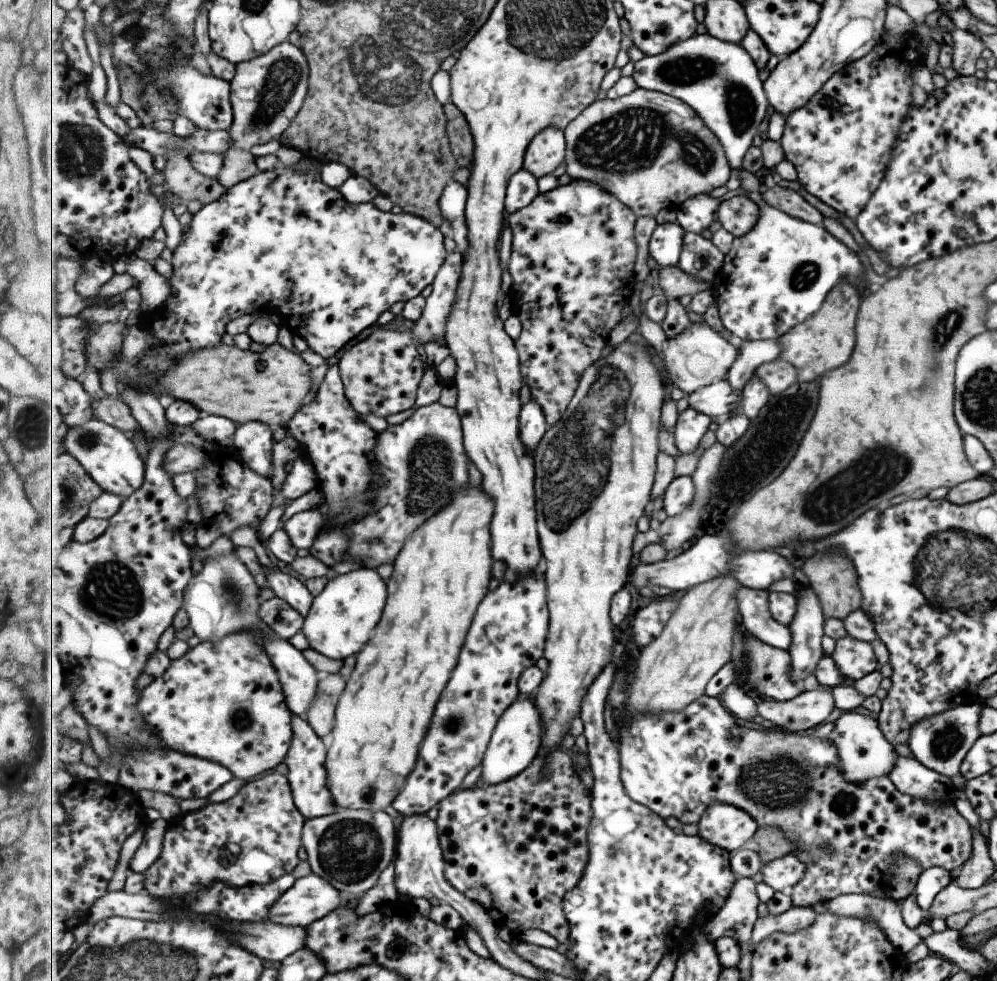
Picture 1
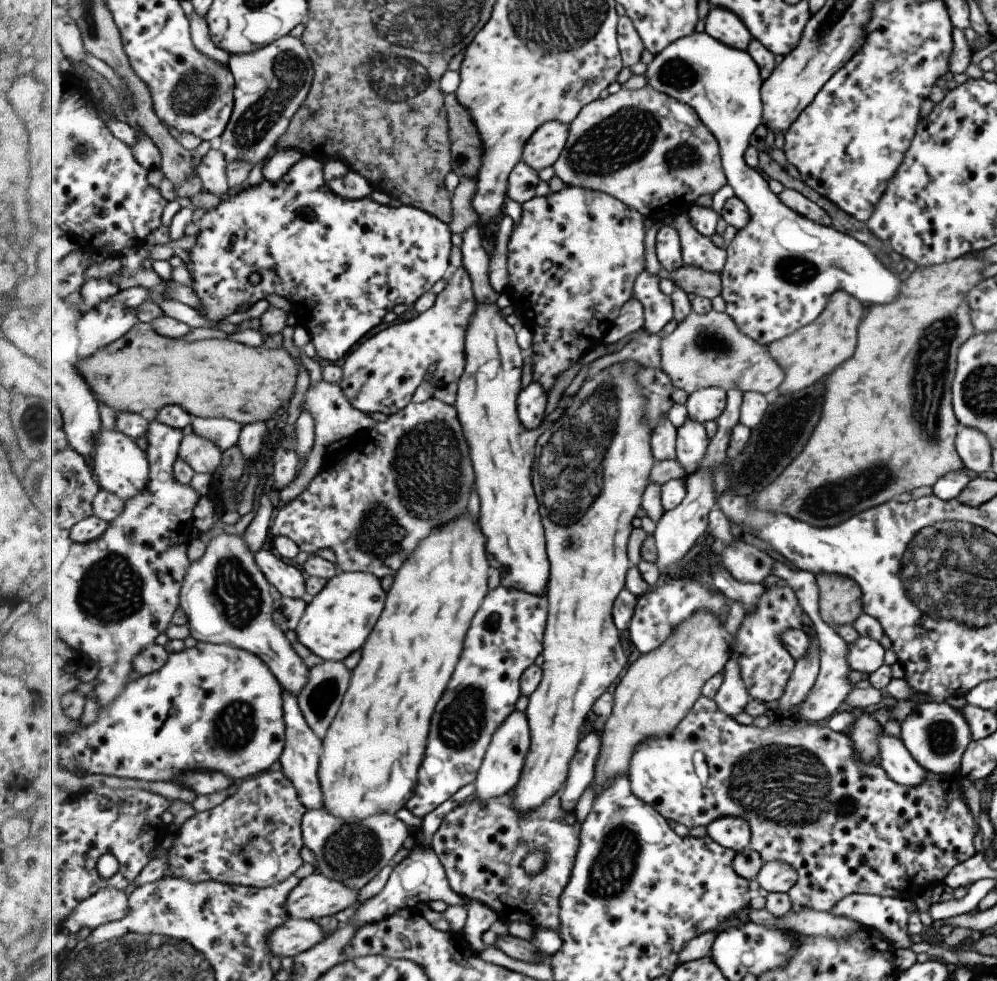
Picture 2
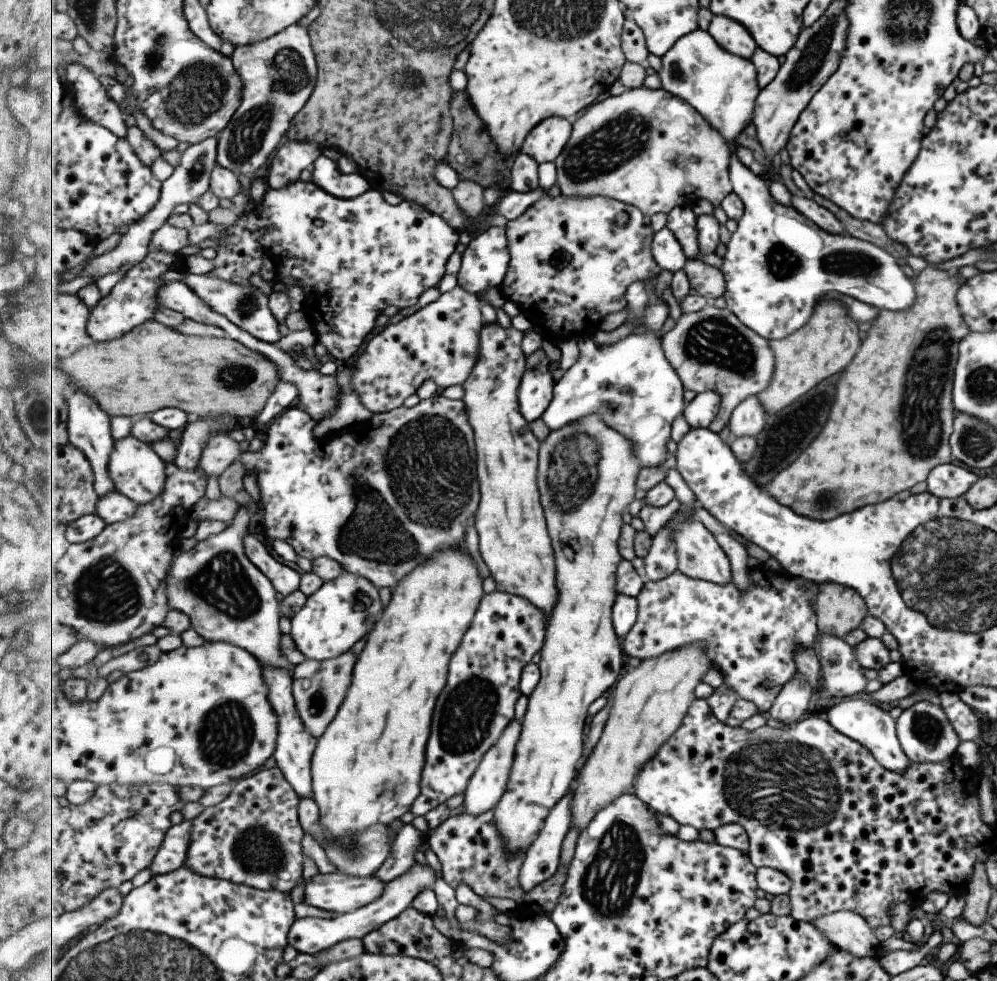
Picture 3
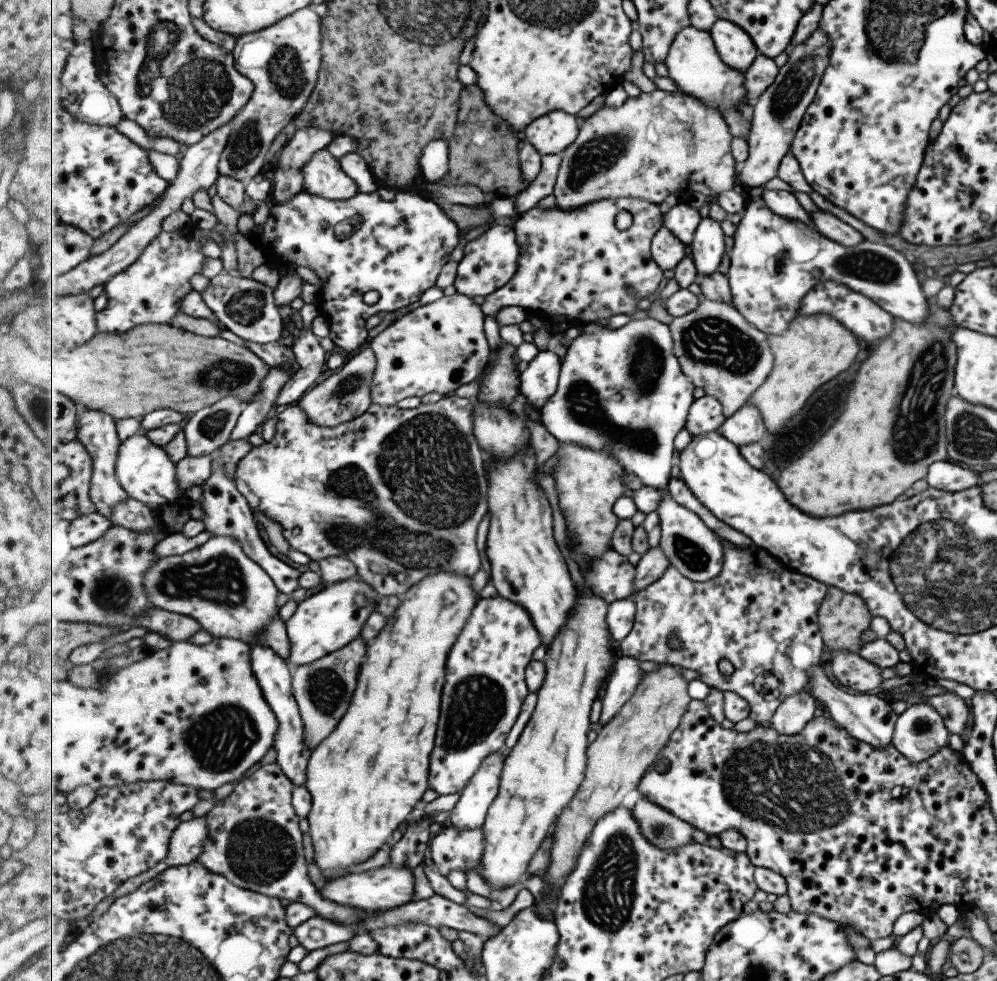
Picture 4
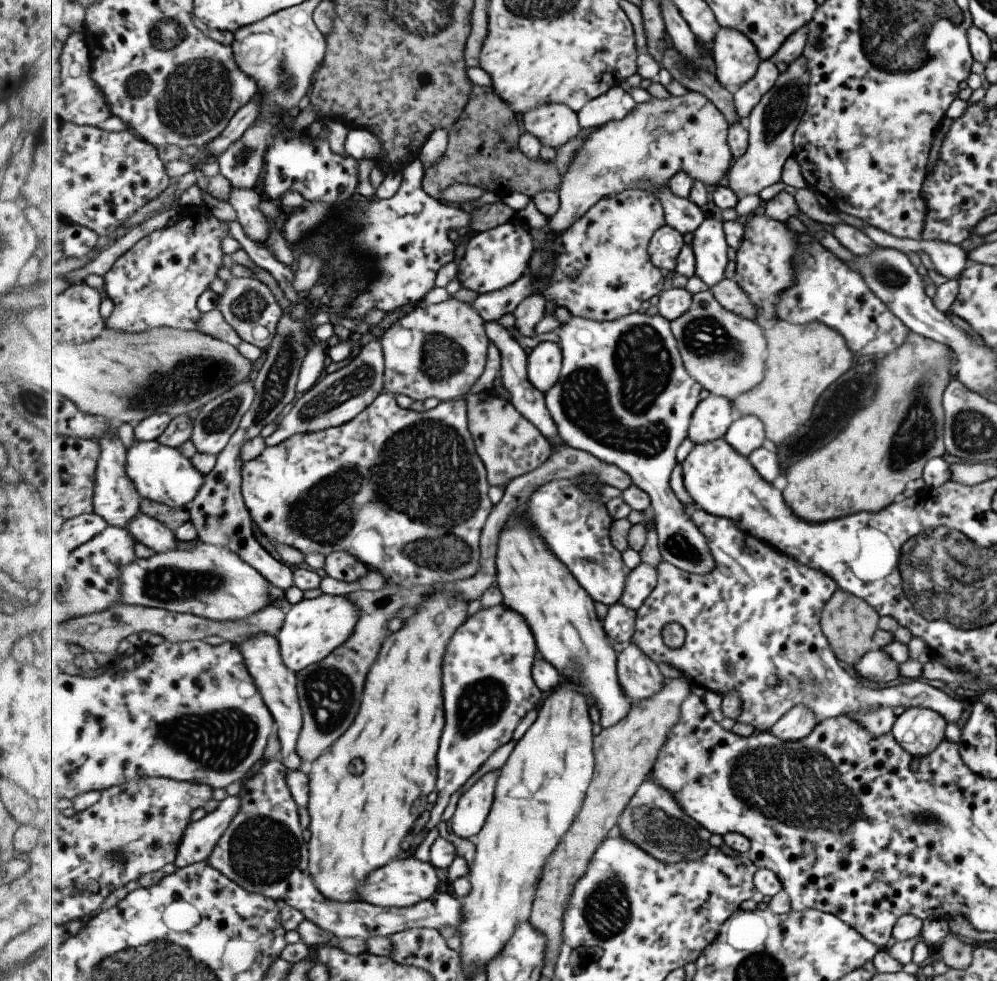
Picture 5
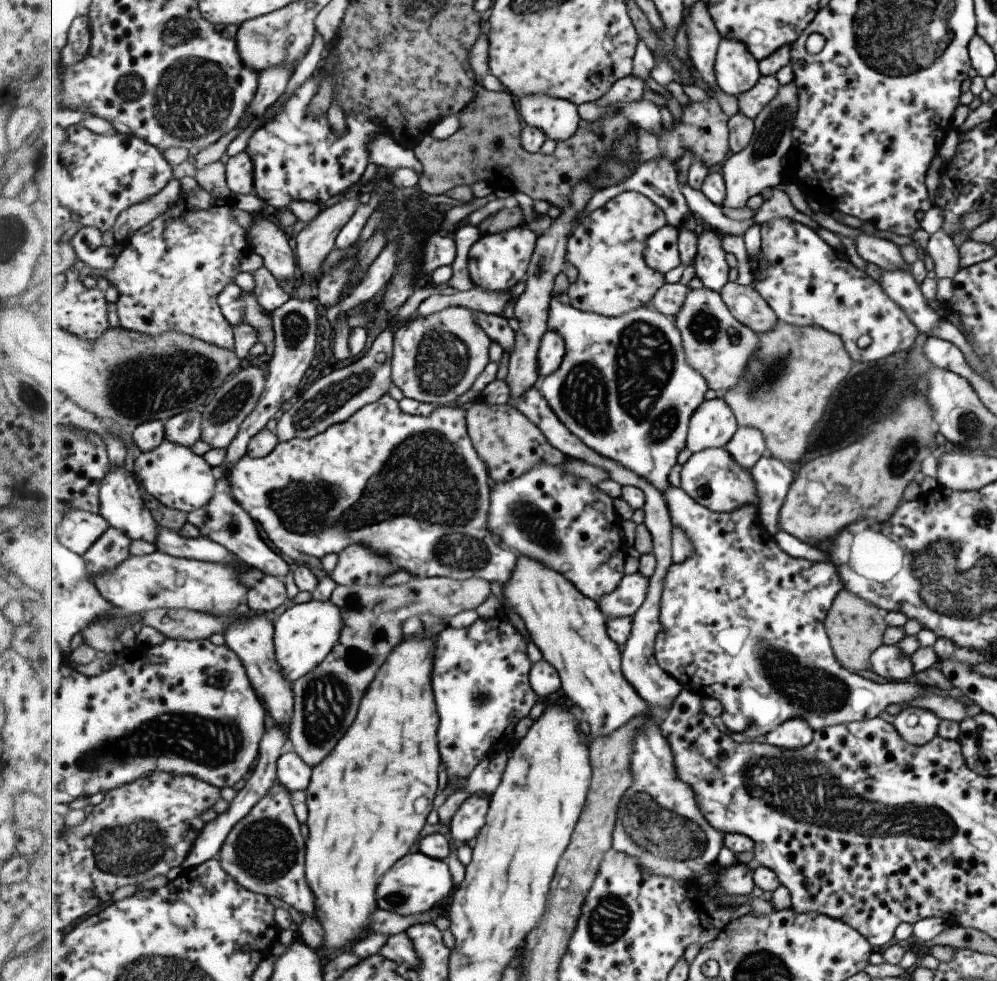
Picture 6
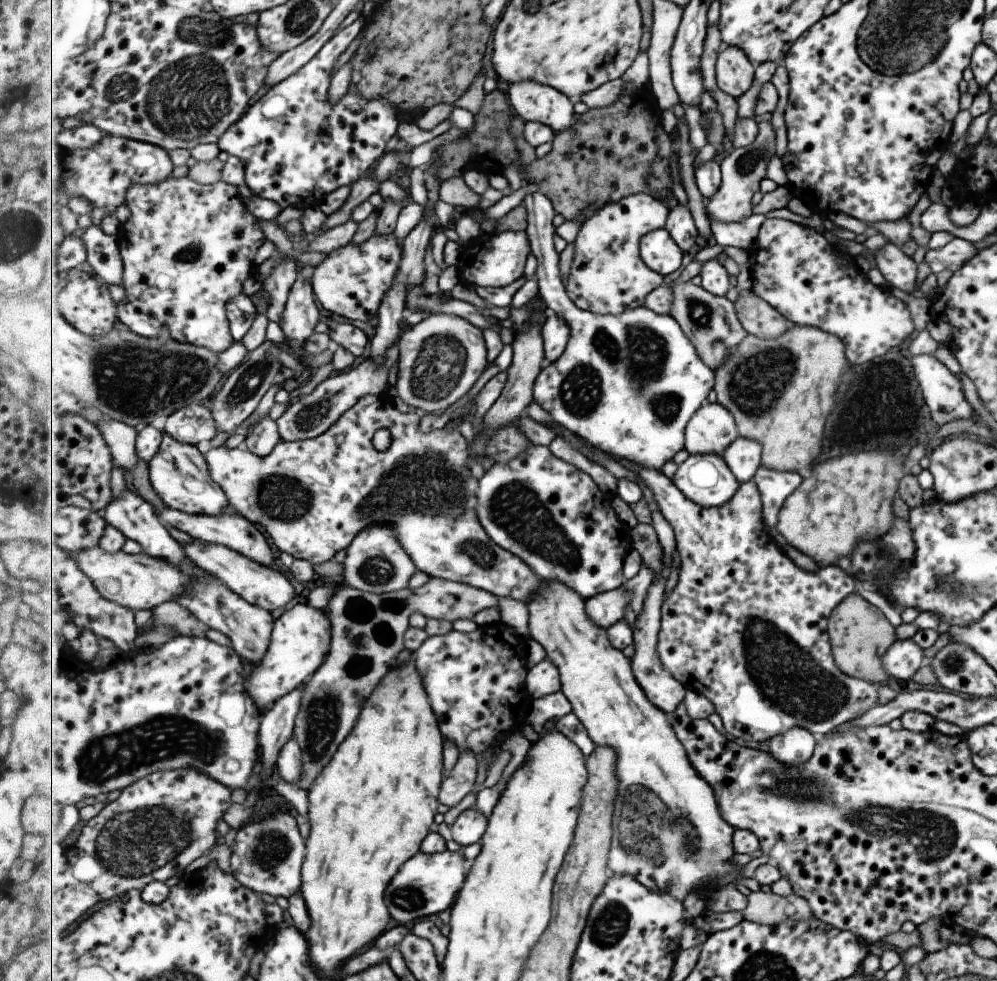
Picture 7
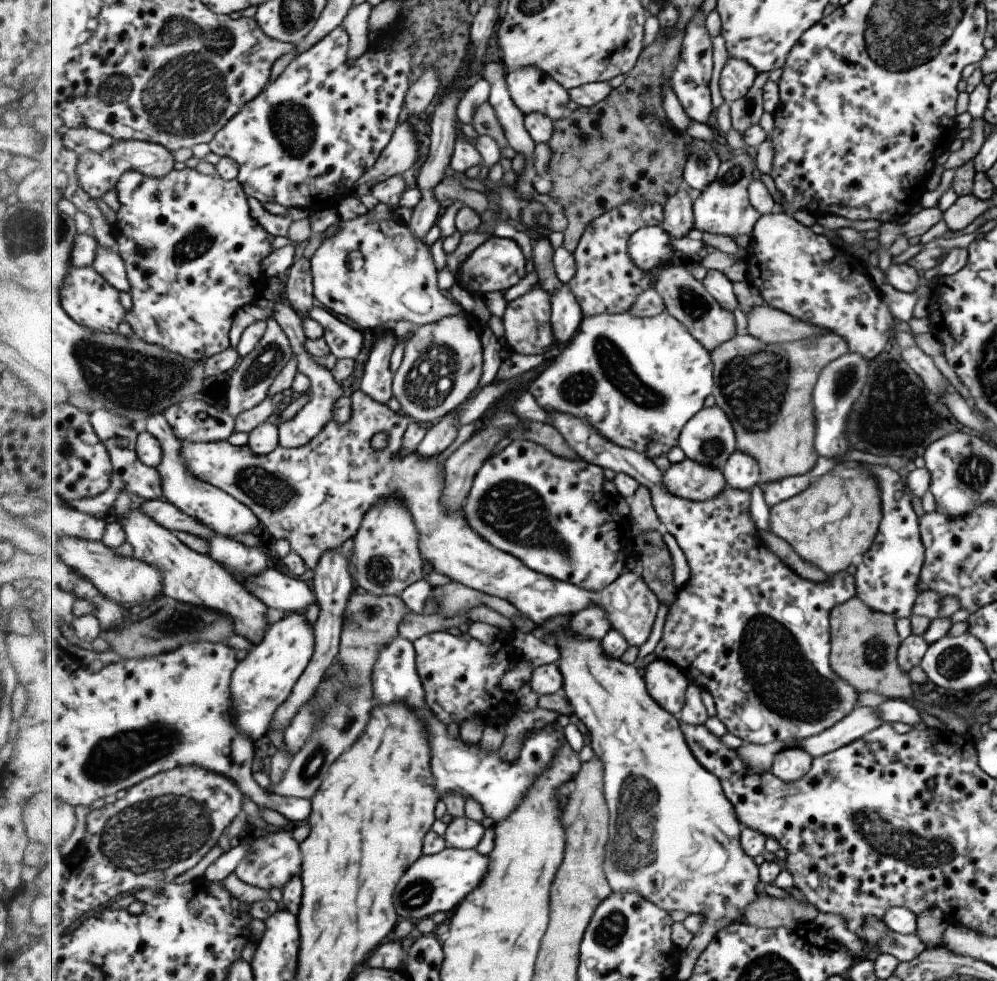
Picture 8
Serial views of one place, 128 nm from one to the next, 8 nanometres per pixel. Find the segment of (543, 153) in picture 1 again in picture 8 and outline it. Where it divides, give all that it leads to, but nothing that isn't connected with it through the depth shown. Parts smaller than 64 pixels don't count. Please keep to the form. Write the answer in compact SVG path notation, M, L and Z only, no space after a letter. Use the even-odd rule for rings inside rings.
M535 66L508 73L509 93L515 105L525 114L541 112L554 122L565 118L569 92L556 80Z

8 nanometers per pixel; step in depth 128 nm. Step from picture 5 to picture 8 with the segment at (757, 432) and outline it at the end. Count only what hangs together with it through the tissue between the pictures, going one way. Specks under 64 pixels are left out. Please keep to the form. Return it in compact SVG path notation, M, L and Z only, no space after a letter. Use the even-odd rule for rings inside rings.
M739 449L729 458L728 464L722 471L728 486L735 490L750 491L753 486L760 485L759 462Z

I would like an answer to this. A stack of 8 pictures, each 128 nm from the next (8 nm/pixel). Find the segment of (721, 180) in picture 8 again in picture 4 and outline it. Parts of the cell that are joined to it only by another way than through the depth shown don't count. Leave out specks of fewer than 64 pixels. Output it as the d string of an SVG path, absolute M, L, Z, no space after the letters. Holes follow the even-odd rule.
M818 27L805 44L793 48L788 61L780 68L776 83L753 103L754 116L748 139L750 156L736 176L736 184L745 191L760 191L769 180L777 177L783 158L792 152L797 132L800 132L809 104L812 103L825 68L828 67L828 60L831 58L830 43L825 32Z

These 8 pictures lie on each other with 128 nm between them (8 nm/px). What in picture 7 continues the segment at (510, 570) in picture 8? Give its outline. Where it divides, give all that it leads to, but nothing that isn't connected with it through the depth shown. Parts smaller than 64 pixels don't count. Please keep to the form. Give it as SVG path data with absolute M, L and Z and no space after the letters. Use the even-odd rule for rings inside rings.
M382 393L380 396L377 394L369 394L365 398L361 398L353 408L347 410L327 432L322 436L315 439L287 442L282 441L273 453L267 457L261 457L250 452L246 447L227 448L227 446L221 446L219 448L213 448L205 453L205 460L208 461L209 472L212 474L213 480L217 482L227 492L231 504L238 512L245 516L250 522L255 525L260 525L265 529L269 538L273 540L275 546L291 555L294 559L302 559L315 564L323 564L328 560L335 559L337 553L341 550L348 550L349 546L353 543L353 540L357 539L361 530L369 528L369 526L379 526L379 524L389 524L393 526L395 534L399 534L399 540L401 540L401 546L405 548L405 552L413 558L415 566L419 571L429 574L431 577L443 578L451 581L456 581L463 584L469 584L469 586L475 586L479 590L485 590L485 592L491 592L497 597L510 597L514 600L523 602L528 605L533 596L537 592L544 591L544 581L523 561L519 556L501 548L499 544L489 537L489 534L485 532L485 528L482 528L479 516L477 516L477 504L479 504L479 498L477 496L477 490L480 488L479 478L473 476L473 472L469 470L469 444L465 440L465 436L461 434L461 428L455 426L455 428L446 428L441 430L431 430L431 432L423 432L419 428L419 424L422 418L417 416L416 412L413 414L403 414L395 404L388 398L386 393ZM381 428L387 429L392 435L392 443L390 447L384 452L379 452L373 442L372 438L375 438L377 430ZM644 565L635 578L631 578L623 584L633 594L633 602L627 606L624 617L631 624L633 630L635 630L635 623L641 618L641 612L645 612L645 600L649 598L649 591L655 580L656 576L653 574L653 570Z

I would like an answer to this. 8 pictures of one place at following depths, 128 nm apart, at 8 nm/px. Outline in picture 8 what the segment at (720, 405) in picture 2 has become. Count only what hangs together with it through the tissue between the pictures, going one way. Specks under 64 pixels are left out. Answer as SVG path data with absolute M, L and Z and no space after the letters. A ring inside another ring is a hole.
M716 405L703 408L696 416L693 416L692 420L689 420L687 427L681 432L679 447L687 459L723 470L729 458L738 450L736 429L733 428L732 421L723 409Z

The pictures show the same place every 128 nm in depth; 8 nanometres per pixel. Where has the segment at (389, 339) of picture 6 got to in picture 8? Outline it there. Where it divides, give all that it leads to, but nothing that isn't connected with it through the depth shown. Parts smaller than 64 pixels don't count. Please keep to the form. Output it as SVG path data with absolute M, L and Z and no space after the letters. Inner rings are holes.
M277 302L276 305L273 305L273 308L275 312L273 317L281 324L283 332L285 332L289 338L295 359L297 360L298 372L305 374L311 383L309 389L311 394L308 403L291 418L291 420L279 424L280 446L285 448L301 448L307 446L313 438L316 438L325 429L329 420L333 418L333 406L335 406L335 402L343 396L343 386L334 378L332 371L317 364L313 359L315 356L307 352L307 348L305 348L307 338L303 321L301 316L292 308L291 304L287 304L287 302Z

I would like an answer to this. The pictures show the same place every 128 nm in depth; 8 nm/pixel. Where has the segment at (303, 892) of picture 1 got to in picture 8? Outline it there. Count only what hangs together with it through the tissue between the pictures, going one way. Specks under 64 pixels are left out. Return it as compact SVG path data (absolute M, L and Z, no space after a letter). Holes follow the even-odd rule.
M448 847L439 854L423 855L417 863L405 872L397 886L397 913L401 919L421 922L423 919L444 912L451 915L457 907L471 896L481 884L485 884L492 870L492 857L476 849Z

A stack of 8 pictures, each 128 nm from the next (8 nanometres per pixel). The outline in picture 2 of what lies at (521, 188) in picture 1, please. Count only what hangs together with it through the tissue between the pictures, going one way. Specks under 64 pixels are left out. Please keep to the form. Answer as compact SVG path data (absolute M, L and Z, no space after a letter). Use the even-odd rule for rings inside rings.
M521 161L512 172L509 179L509 199L525 204L538 196L537 189L542 178L538 172L529 166L525 161Z

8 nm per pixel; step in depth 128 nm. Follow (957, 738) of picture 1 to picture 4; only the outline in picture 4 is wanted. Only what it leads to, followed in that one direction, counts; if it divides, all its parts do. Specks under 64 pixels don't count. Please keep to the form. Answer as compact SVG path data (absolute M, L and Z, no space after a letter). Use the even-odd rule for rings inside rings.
M917 703L897 715L890 744L908 762L917 764L947 746L947 736L941 716L929 704Z

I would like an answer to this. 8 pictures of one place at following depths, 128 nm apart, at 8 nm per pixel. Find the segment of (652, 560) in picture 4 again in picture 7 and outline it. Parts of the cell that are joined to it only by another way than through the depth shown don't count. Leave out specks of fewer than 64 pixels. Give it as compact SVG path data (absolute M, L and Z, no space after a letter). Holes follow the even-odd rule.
M621 586L613 591L587 599L588 616L597 626L608 630L611 626L615 626L617 622L624 619L627 606L631 602L633 602L631 590Z

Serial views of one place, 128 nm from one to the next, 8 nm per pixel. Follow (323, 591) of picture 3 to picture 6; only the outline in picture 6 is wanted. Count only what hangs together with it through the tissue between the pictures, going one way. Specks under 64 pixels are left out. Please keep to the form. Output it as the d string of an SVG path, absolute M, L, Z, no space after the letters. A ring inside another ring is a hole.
M312 599L290 607L281 617L274 621L276 625L276 658L281 666L283 676L292 685L315 671L330 655L333 648L340 643L341 632L344 631L344 617L341 610L332 601Z

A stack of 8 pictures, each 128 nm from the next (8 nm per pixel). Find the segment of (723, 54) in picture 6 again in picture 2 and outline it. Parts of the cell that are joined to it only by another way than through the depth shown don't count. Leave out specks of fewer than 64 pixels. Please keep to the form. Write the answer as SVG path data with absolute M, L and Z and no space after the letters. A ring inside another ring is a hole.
M711 6L705 21L707 33L733 48L747 51L754 39L745 21L727 7Z

